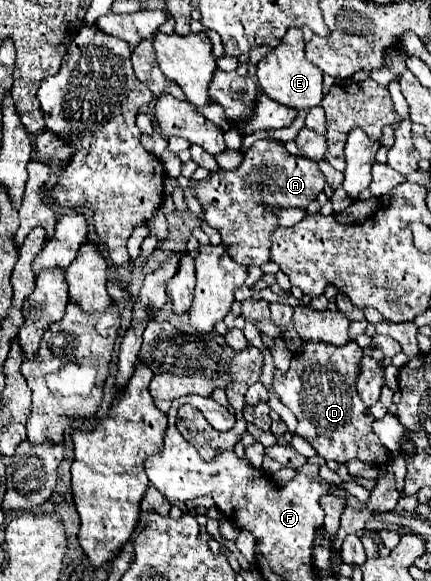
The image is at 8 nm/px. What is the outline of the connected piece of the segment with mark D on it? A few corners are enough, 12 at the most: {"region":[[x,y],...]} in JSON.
{"region":[[304,342],[270,390],[334,462],[390,452],[356,392],[362,348]]}

